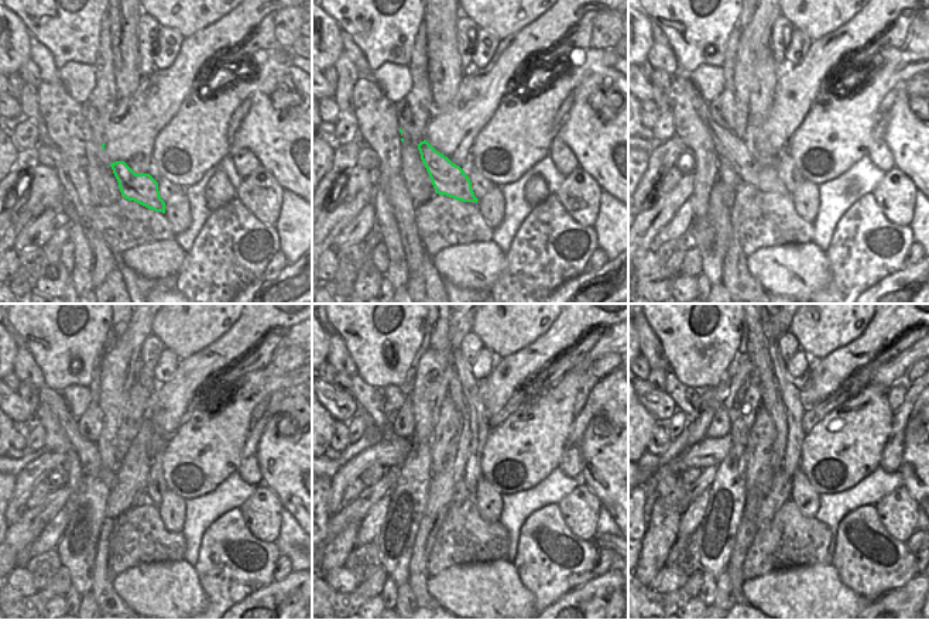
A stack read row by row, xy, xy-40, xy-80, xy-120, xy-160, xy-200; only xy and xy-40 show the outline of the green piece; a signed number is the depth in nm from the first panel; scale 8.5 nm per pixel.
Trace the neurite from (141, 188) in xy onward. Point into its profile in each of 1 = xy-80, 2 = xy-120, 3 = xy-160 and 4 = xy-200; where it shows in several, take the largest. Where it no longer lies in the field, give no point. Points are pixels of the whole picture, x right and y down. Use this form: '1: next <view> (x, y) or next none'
1: next xy-80 (765, 177)
2: next xy-120 (91, 461)
3: next xy-160 (370, 400)
4: next xy-200 (688, 400)

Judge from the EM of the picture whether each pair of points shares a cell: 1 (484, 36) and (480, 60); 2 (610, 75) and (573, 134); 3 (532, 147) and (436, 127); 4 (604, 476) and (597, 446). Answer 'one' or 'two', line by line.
1: one
2: one
3: two
4: one

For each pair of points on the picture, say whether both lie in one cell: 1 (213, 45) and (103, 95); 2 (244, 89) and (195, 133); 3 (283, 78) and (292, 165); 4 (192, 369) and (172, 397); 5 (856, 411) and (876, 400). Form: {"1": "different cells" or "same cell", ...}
{"1": "different cells", "2": "same cell", "3": "same cell", "4": "same cell", "5": "same cell"}

